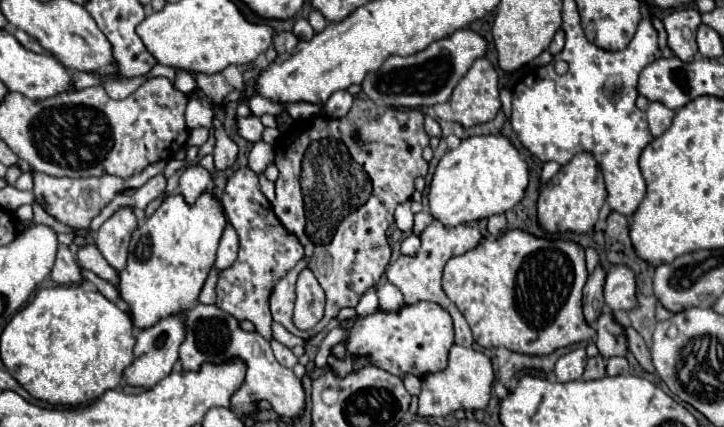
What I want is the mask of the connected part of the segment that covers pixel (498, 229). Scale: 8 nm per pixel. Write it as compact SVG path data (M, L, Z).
M503 214L491 216L491 218L487 220L487 228L489 228L489 232L491 232L493 236L501 234L501 232L503 232L503 228L505 228L505 224L507 224L507 220L505 220L505 216L503 216Z

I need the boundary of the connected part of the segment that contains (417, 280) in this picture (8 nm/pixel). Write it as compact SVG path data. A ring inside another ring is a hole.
M431 222L423 234L419 236L421 238L421 248L415 256L399 256L393 264L387 266L387 280L397 286L405 298L405 304L415 304L415 302L421 302L421 300L427 300L427 302L435 302L439 304L443 310L447 310L453 318L453 326L455 326L455 344L459 346L471 346L473 344L473 336L471 336L471 328L469 324L465 322L463 314L457 310L457 306L445 296L443 288L441 288L441 272L447 264L449 258L453 256L461 256L473 248L477 248L483 240L479 228L471 226L471 224L461 224L461 226L455 226L455 228L443 228L443 224L439 222Z

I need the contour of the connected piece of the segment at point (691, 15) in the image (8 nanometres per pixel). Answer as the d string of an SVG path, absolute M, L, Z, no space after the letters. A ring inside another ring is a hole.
M681 8L673 10L665 20L665 32L667 32L667 42L673 52L683 62L691 62L697 54L697 42L695 42L695 32L701 24L701 14L695 8Z

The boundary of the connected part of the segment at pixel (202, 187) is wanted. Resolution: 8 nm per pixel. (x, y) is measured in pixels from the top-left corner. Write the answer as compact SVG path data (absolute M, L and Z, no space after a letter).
M191 166L181 174L179 180L179 194L185 198L189 206L195 204L195 200L211 188L211 174L203 166Z

